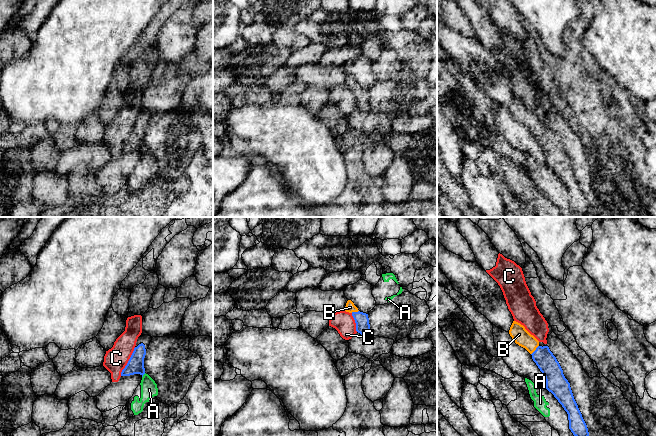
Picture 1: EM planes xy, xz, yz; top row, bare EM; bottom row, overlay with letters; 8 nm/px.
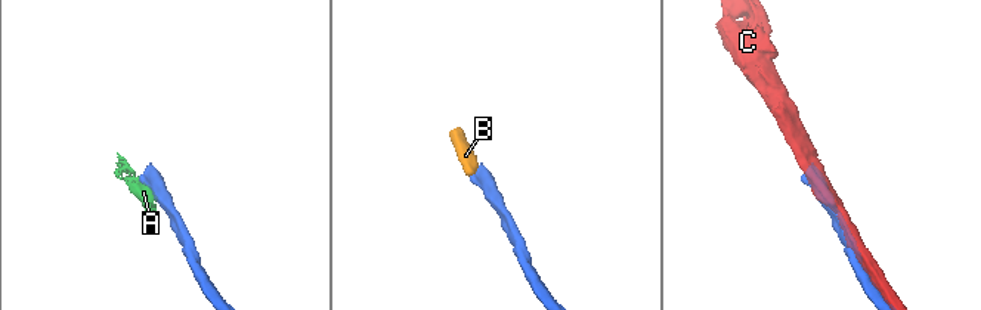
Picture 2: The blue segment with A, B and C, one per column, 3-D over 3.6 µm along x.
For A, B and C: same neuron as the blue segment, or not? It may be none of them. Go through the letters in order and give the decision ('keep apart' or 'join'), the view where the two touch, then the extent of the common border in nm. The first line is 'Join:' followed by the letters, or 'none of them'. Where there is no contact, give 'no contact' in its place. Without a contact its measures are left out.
Join: B
A: keep apart; meets blue in xy; contact 50 nm long
B: join; meets blue in yz; contact 100 nm long
C: keep apart; meets blue in xy; contact 260 nm long

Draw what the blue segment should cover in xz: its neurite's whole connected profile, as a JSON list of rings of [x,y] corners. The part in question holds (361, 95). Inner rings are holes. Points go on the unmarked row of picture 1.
[[[351,76],[347,77],[345,87],[352,90],[356,99],[356,107],[358,109],[364,112],[370,111],[368,90],[360,88]]]

